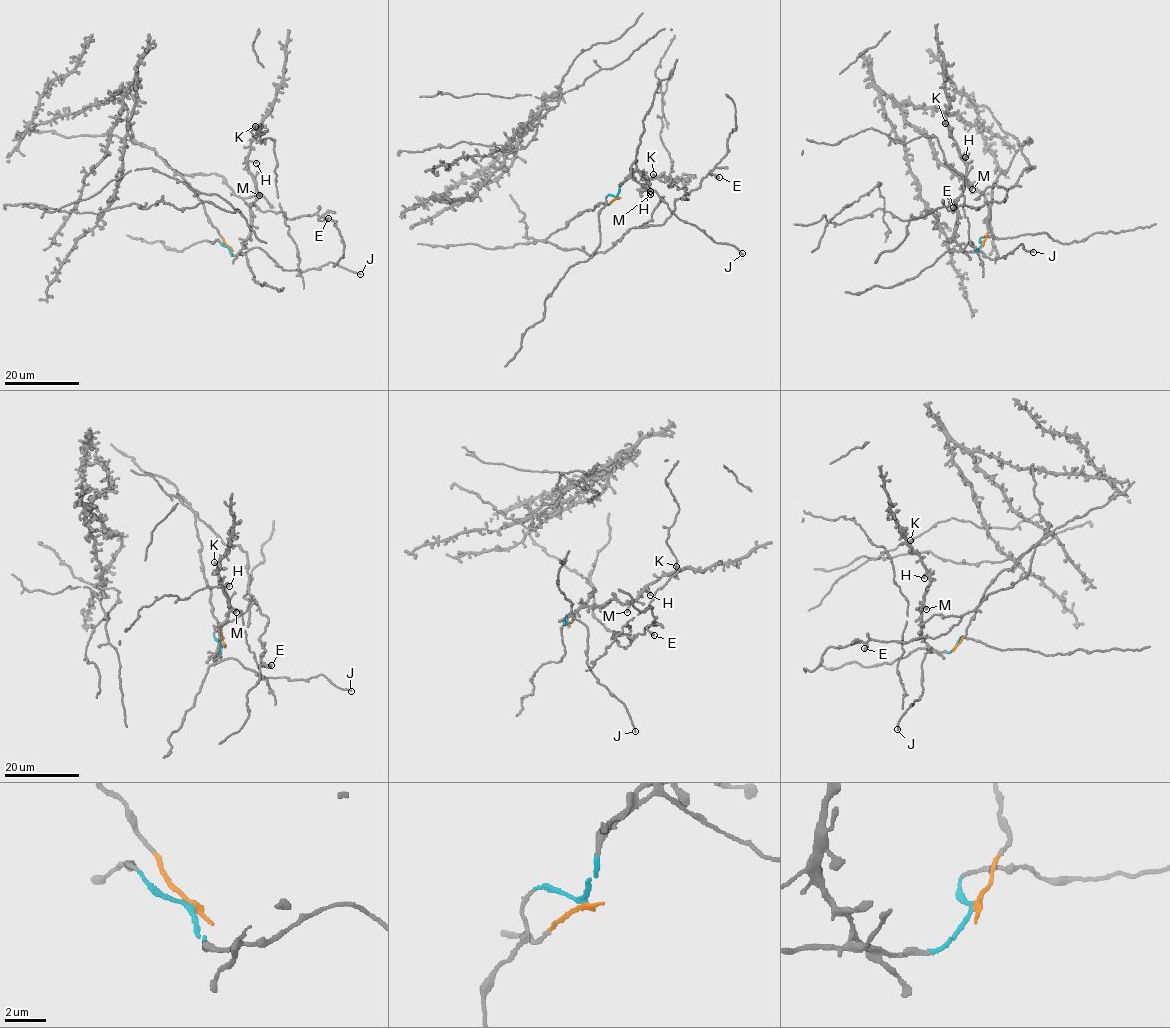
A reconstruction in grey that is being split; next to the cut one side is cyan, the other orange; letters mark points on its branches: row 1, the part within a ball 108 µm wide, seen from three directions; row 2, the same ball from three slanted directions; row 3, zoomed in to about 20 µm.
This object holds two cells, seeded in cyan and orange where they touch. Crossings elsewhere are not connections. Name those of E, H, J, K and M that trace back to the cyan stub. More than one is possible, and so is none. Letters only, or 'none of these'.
H, J, K, M

